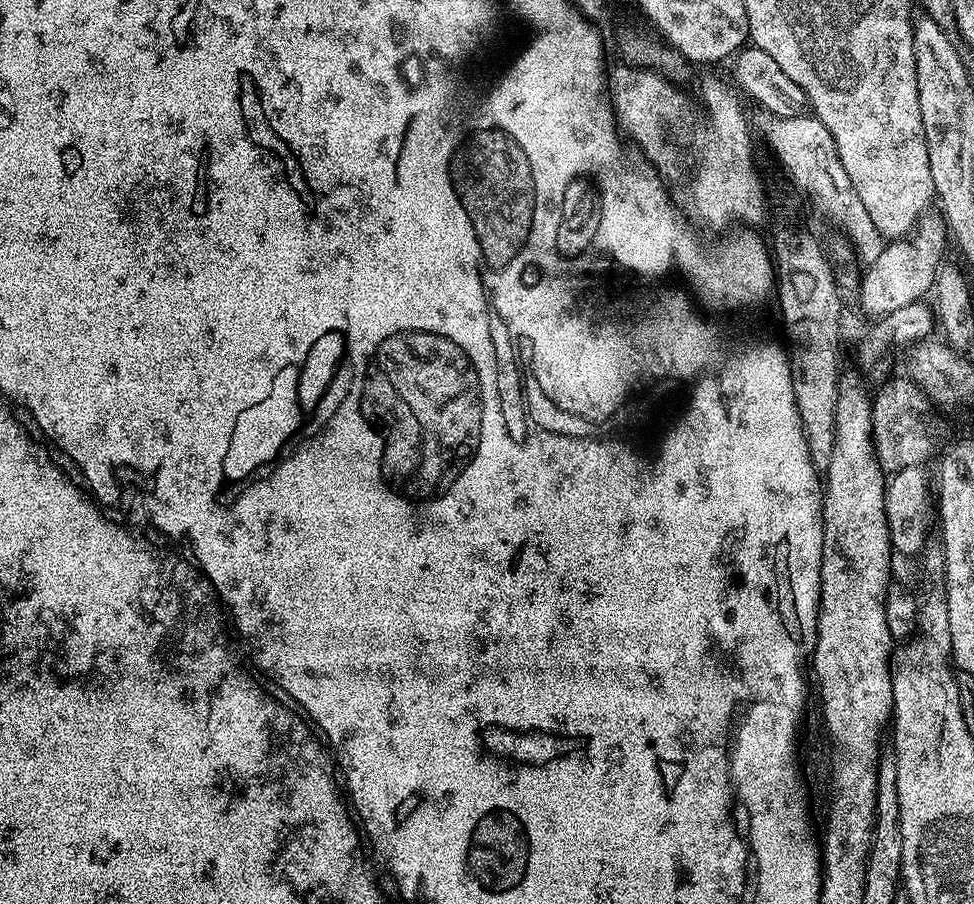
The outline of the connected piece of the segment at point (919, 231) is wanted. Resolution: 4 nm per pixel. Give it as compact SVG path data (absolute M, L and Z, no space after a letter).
M935 215L921 216L909 235L885 243L882 254L878 254L874 263L863 269L858 302L872 318L890 315L902 306L923 301L931 293L936 271L946 260L944 247L950 244L950 233L943 215Z

